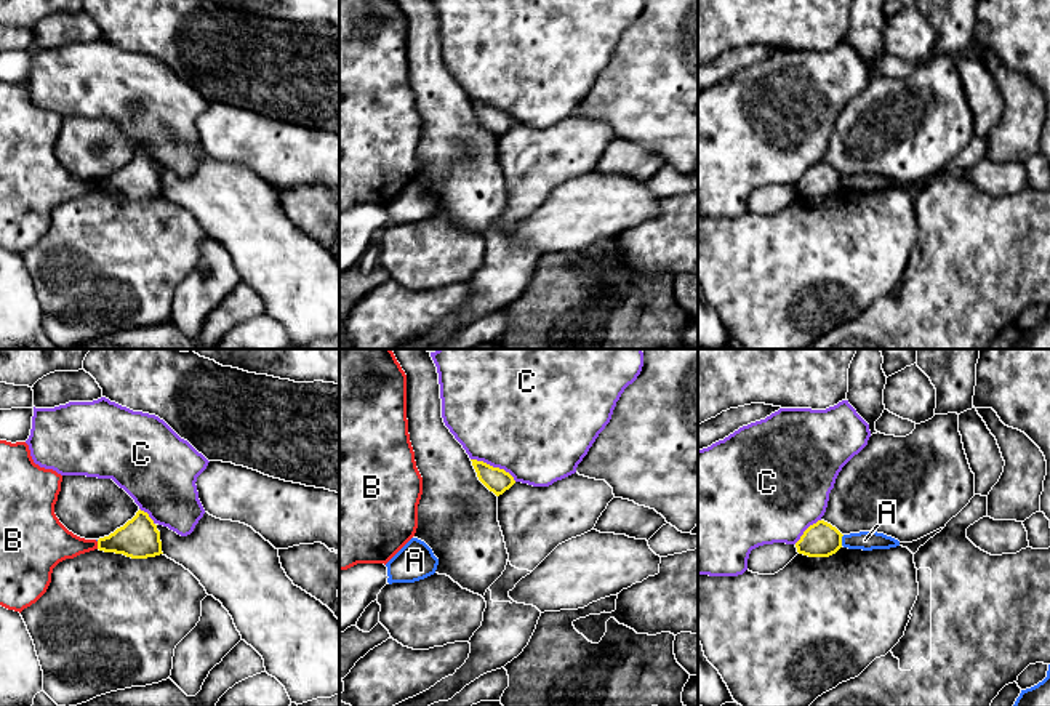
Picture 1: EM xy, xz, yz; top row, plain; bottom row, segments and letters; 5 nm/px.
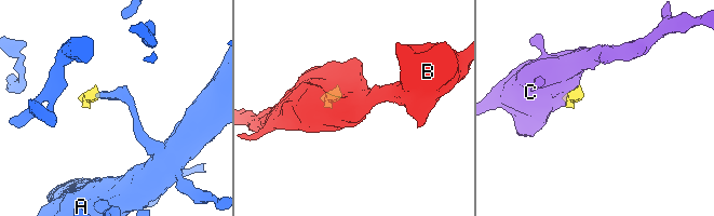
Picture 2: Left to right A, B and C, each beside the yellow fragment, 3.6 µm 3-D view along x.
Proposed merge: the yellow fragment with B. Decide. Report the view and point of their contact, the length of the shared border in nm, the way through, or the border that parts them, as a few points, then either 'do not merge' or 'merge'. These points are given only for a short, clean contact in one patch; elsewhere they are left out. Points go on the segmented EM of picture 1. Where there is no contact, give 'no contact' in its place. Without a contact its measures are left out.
meets yellow in xy at (98, 545); contact 40 nm long; runs through xy (138, 538), (98, 545), (60, 545), (48, 541); merge

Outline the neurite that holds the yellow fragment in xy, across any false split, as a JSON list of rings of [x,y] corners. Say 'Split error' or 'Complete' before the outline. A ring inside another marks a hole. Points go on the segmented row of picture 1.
Split error. [[[0,440],[0,605],[8,610],[21,613],[35,604],[46,592],[53,568],[66,559],[94,549],[131,559],[163,554],[160,532],[149,514],[141,509],[123,527],[98,541],[69,532],[54,514],[61,482],[61,474],[34,463],[26,442]]]

